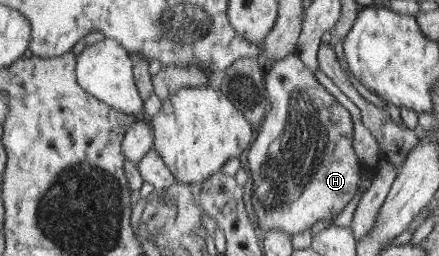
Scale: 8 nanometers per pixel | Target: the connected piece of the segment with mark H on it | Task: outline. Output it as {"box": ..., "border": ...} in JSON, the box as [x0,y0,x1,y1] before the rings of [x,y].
{"box":[245,53,361,234],"border":[[[295,53],[274,62],[265,72],[263,84],[268,98],[267,111],[245,154],[247,174],[251,175],[253,214],[257,216],[261,232],[277,229],[290,234],[301,232],[318,220],[333,219],[358,190],[356,184],[361,168],[352,148],[351,119],[342,104],[329,94]]]}

